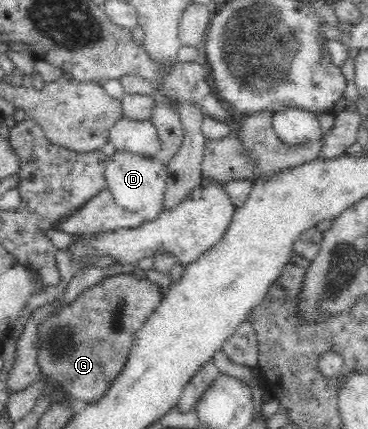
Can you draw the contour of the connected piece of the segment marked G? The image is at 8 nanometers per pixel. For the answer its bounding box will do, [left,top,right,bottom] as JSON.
[33,273,161,404]

